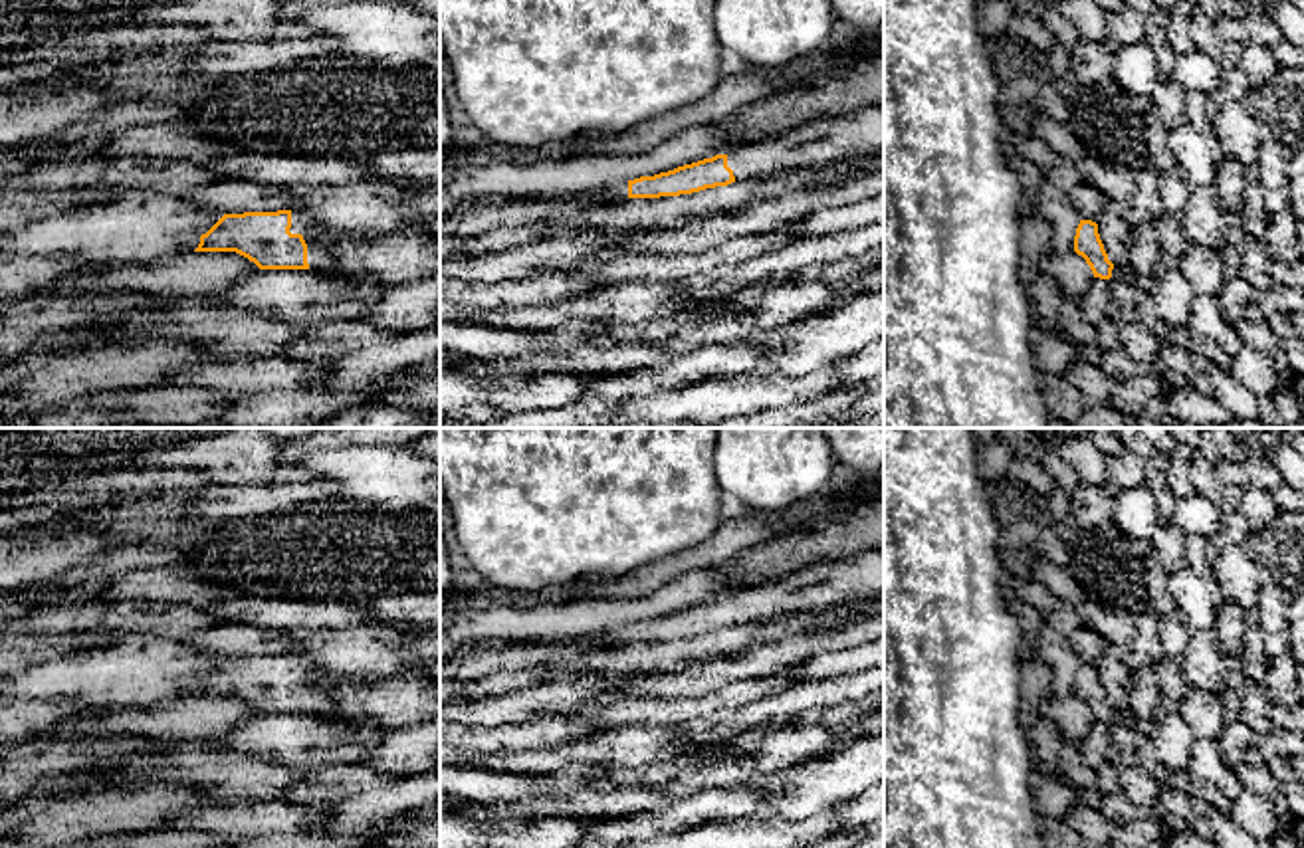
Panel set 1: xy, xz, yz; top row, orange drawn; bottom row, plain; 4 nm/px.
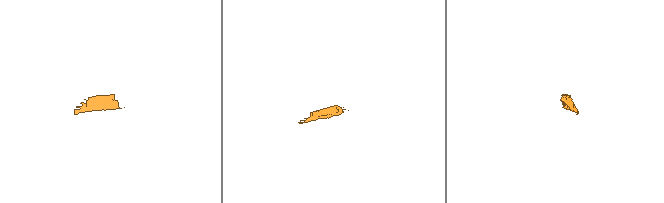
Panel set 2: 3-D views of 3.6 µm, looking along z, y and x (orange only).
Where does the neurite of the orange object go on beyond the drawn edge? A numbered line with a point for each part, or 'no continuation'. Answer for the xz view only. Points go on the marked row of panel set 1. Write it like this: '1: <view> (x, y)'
1: xz (861, 133)
2: xz (619, 191)

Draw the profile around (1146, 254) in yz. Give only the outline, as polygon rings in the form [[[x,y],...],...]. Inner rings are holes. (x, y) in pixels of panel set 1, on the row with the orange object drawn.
[[[1153,224],[1132,226],[1130,267],[1136,275],[1151,275],[1165,258]]]

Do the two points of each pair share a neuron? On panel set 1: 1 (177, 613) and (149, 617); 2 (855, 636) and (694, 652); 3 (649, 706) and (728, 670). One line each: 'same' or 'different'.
1: same
2: different
3: different

